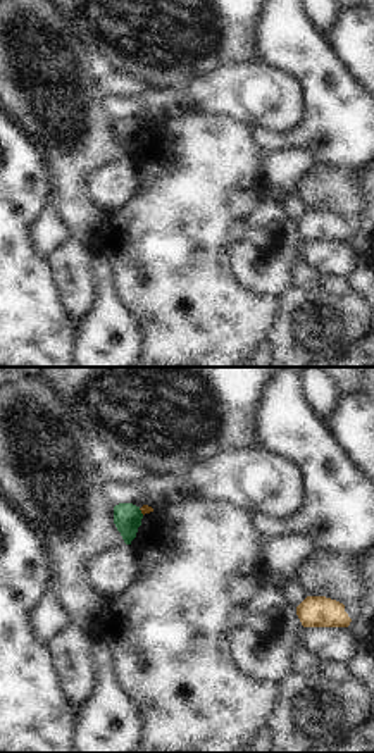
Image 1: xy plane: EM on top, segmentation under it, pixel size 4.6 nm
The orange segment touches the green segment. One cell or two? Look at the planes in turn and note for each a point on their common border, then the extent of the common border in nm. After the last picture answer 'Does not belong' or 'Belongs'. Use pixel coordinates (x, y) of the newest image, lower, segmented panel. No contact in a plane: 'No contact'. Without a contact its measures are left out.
Touches orange at (142, 512). Shared border 40 nm

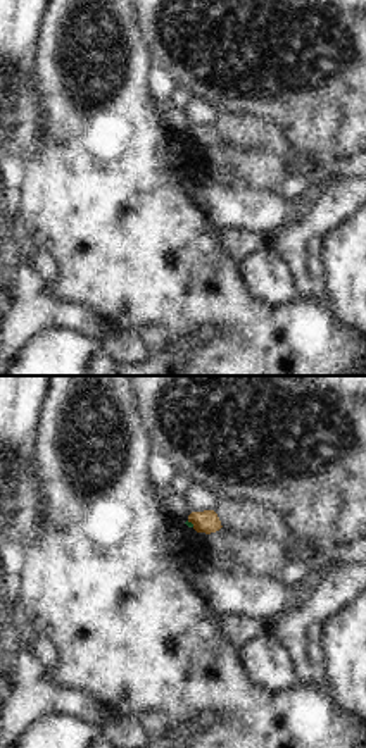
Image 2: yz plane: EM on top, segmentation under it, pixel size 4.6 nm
Touches orange at (190, 521). Shared border 50 nm

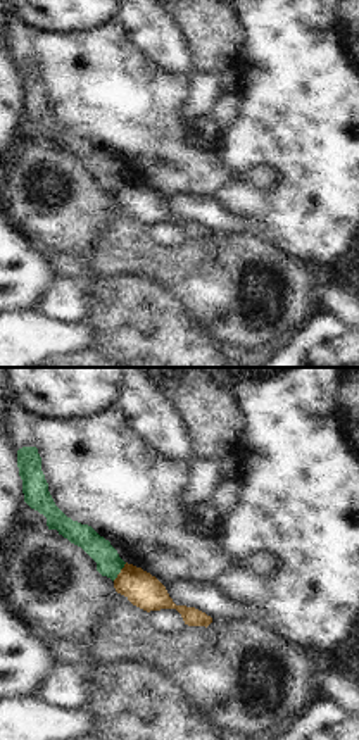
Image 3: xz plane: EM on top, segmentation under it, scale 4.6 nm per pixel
Touches orange at (121, 571). Shared border 110 nm

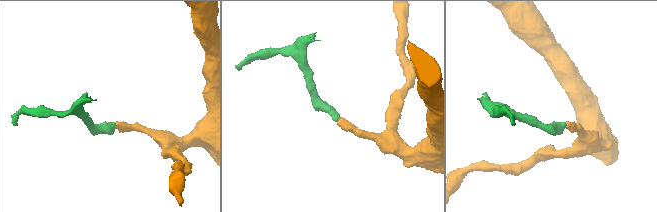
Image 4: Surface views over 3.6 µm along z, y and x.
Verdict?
Does not belong

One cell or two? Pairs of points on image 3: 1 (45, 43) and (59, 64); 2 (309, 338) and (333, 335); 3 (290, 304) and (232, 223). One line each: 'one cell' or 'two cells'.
1: one cell
2: one cell
3: two cells

